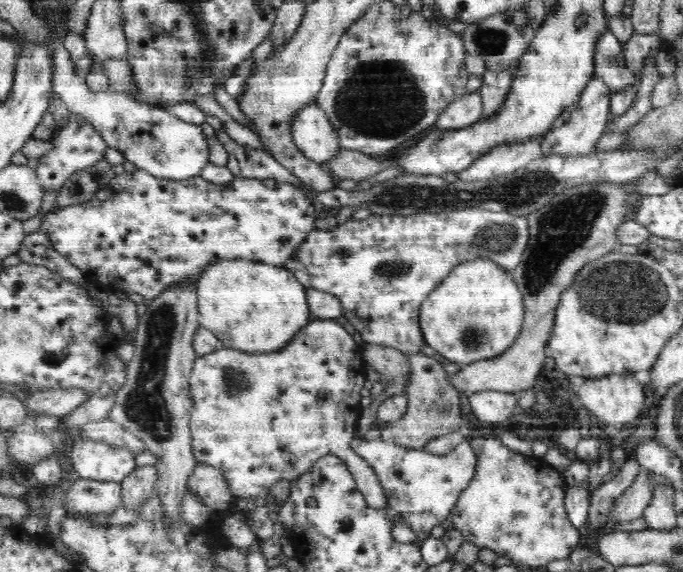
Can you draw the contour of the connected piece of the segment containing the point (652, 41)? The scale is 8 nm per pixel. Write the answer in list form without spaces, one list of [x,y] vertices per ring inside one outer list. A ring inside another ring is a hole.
[[[634,32],[622,45],[624,65],[634,73],[642,70],[646,58],[660,48],[660,35]]]

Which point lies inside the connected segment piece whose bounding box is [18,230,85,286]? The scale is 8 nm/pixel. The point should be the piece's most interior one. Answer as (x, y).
(36, 249)

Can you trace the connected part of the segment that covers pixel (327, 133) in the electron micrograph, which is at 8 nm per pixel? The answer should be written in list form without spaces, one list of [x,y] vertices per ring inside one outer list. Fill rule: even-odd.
[[[314,102],[302,105],[291,120],[294,144],[312,161],[327,167],[341,148],[327,114]]]

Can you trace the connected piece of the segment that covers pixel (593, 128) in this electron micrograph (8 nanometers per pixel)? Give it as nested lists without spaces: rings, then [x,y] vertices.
[[[593,76],[579,96],[578,106],[571,112],[570,119],[567,122],[560,122],[545,138],[542,138],[544,150],[548,150],[550,155],[563,157],[583,157],[592,153],[610,120],[612,94],[613,89],[601,77]]]

